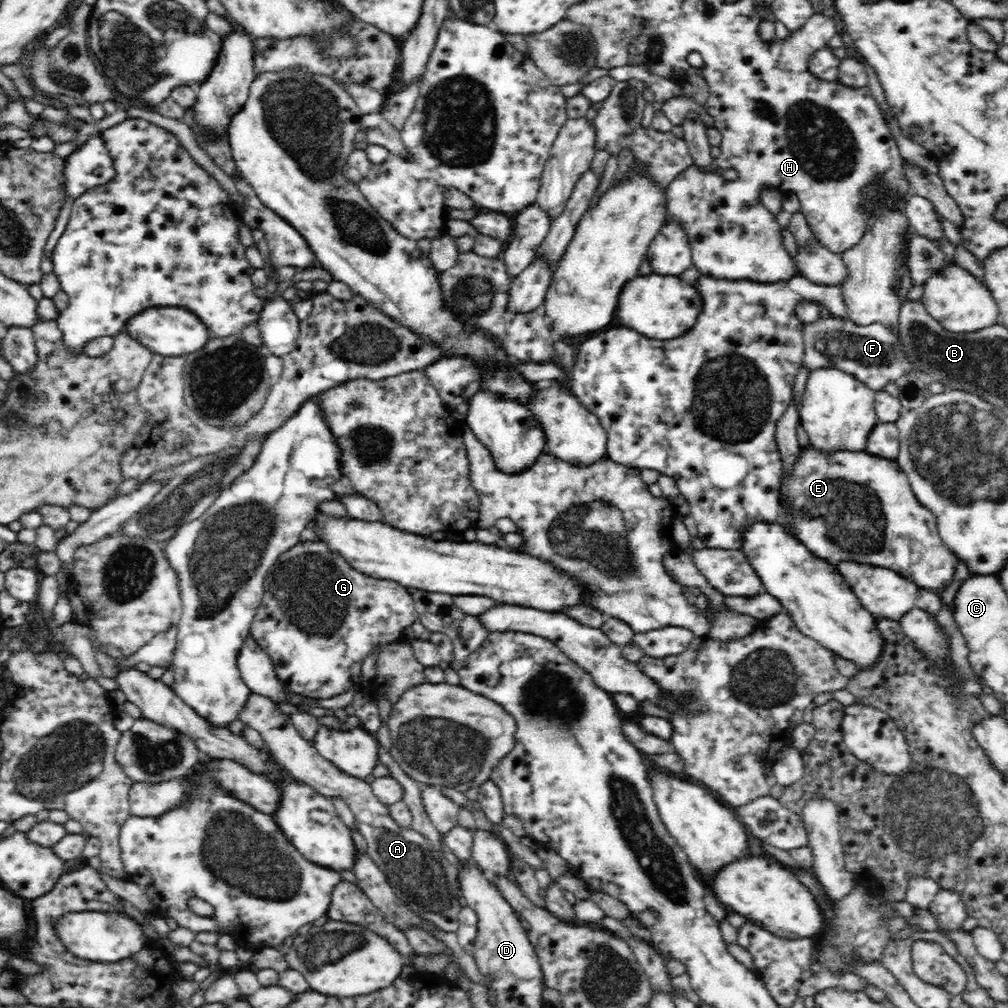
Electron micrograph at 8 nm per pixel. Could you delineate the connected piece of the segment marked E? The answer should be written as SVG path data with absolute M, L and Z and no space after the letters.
M882 422L876 423L868 433L864 451L846 448L820 451L810 443L799 450L780 476L780 512L787 521L786 529L790 529L790 534L830 564L860 562L895 570L918 588L926 587L937 594L938 589L951 584L959 560L941 539L934 513L918 501L906 471L898 465L899 446L898 427L895 423Z

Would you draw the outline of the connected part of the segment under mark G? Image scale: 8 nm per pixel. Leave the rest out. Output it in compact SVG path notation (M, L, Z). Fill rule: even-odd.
M325 540L319 541L300 541L291 546L286 552L276 559L276 562L268 569L264 579L265 592L259 603L254 622L251 623L251 637L256 640L261 649L270 656L274 665L276 677L286 690L296 693L296 695L307 698L332 698L352 688L361 686L361 664L370 656L374 648L389 645L396 640L402 640L404 630L418 619L416 607L412 595L406 591L406 587L399 585L398 582L390 579L377 579L365 572L358 571L347 559L334 551Z

